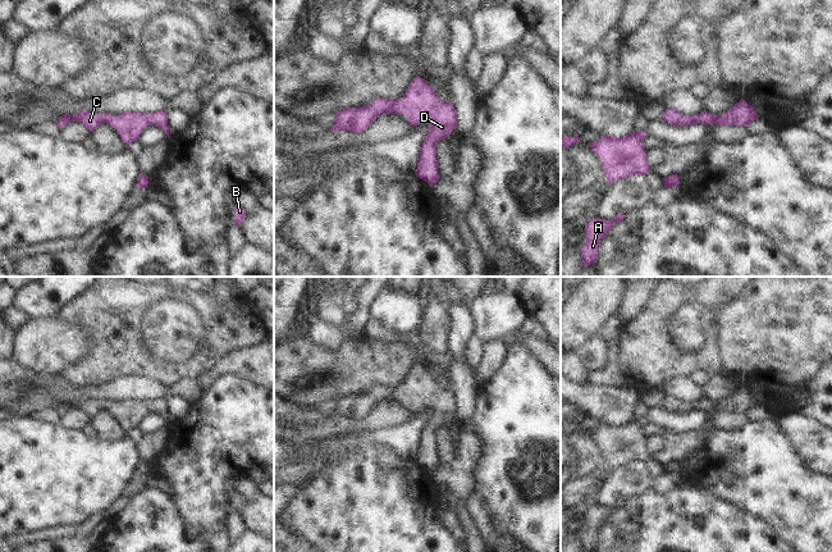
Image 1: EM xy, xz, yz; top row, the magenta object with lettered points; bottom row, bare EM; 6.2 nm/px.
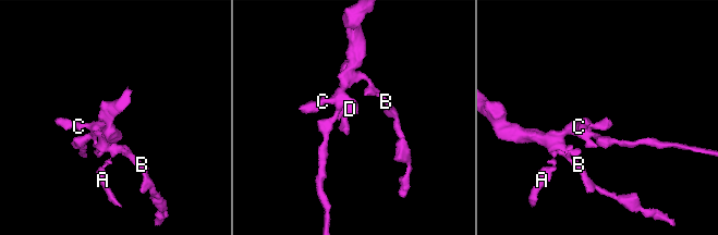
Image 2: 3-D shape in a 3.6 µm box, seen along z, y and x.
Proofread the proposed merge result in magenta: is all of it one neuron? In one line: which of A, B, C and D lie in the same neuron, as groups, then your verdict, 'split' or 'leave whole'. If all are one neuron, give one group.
A B C D; leave whole

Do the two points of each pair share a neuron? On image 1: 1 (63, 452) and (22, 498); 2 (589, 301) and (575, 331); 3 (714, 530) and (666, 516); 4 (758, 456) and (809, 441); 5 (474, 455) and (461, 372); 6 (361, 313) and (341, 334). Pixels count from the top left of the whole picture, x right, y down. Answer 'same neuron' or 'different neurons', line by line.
1: same neuron
2: same neuron
3: same neuron
4: different neurons
5: same neuron
6: same neuron

